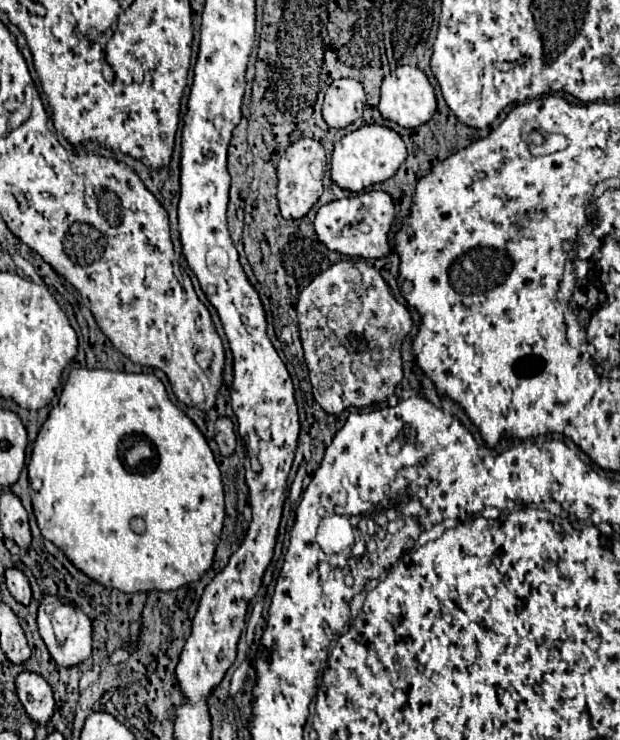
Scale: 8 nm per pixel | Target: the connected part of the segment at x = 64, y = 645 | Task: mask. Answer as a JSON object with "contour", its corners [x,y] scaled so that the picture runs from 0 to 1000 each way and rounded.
{"contour":[[[71,803],[61,819],[61,849],[65,859],[77,873],[81,886],[97,897],[97,900],[123,900],[132,892],[139,892],[148,881],[148,841],[145,835],[132,827],[132,822],[97,811],[94,805]]]}

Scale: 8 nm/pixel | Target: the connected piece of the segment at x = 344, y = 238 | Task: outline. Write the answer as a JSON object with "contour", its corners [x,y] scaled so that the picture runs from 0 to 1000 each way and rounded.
{"contour":[[[616,257],[584,259],[565,268],[535,270],[513,281],[506,295],[510,322],[526,330],[529,338],[545,341],[552,346],[577,346],[577,349],[616,349],[629,341],[626,335],[626,311],[635,297],[635,273]]]}

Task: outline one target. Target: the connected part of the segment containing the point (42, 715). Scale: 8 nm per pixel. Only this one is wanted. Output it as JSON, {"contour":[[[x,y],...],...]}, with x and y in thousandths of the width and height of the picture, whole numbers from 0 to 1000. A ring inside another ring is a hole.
{"contour":[[[45,905],[32,908],[26,916],[26,932],[35,954],[42,957],[45,968],[55,976],[74,978],[84,970],[84,962],[87,962],[84,930],[65,911],[45,908]]]}

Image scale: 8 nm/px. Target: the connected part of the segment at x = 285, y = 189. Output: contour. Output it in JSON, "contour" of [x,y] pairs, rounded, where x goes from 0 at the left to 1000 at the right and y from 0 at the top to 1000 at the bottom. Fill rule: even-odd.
{"contour":[[[484,186],[461,200],[461,208],[448,222],[448,273],[458,295],[487,295],[503,281],[503,276],[519,262],[523,230],[526,230],[526,211],[513,189]]]}

